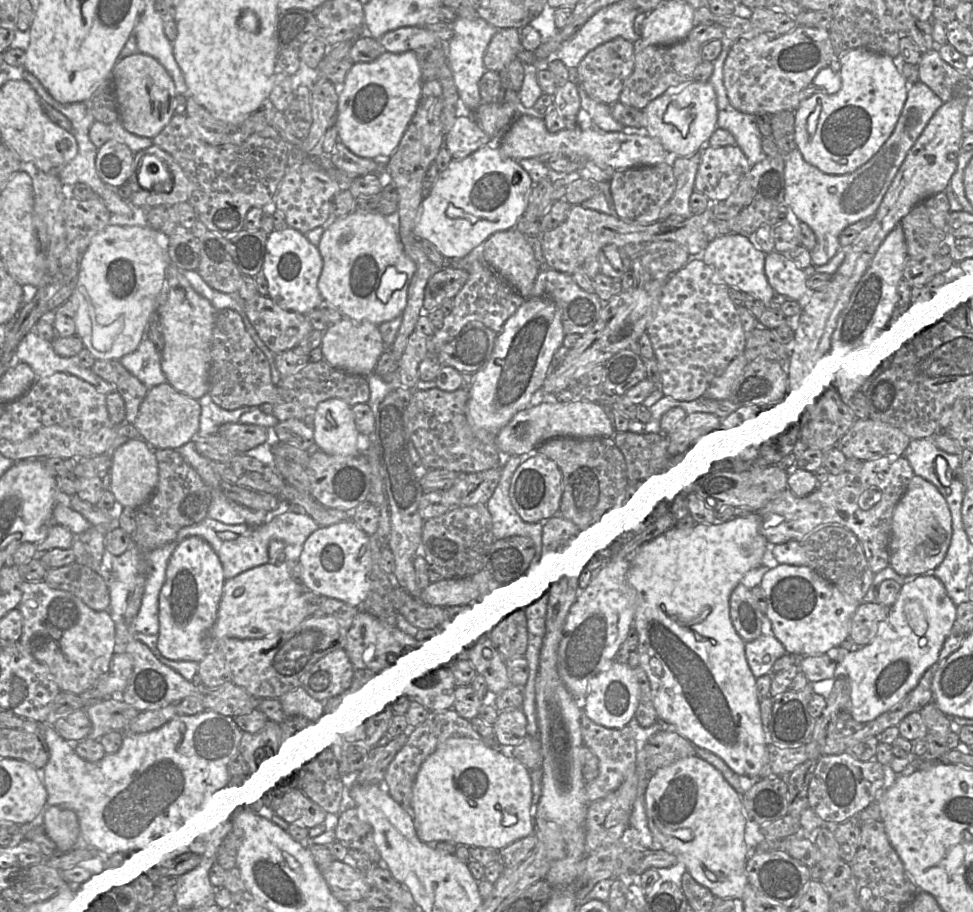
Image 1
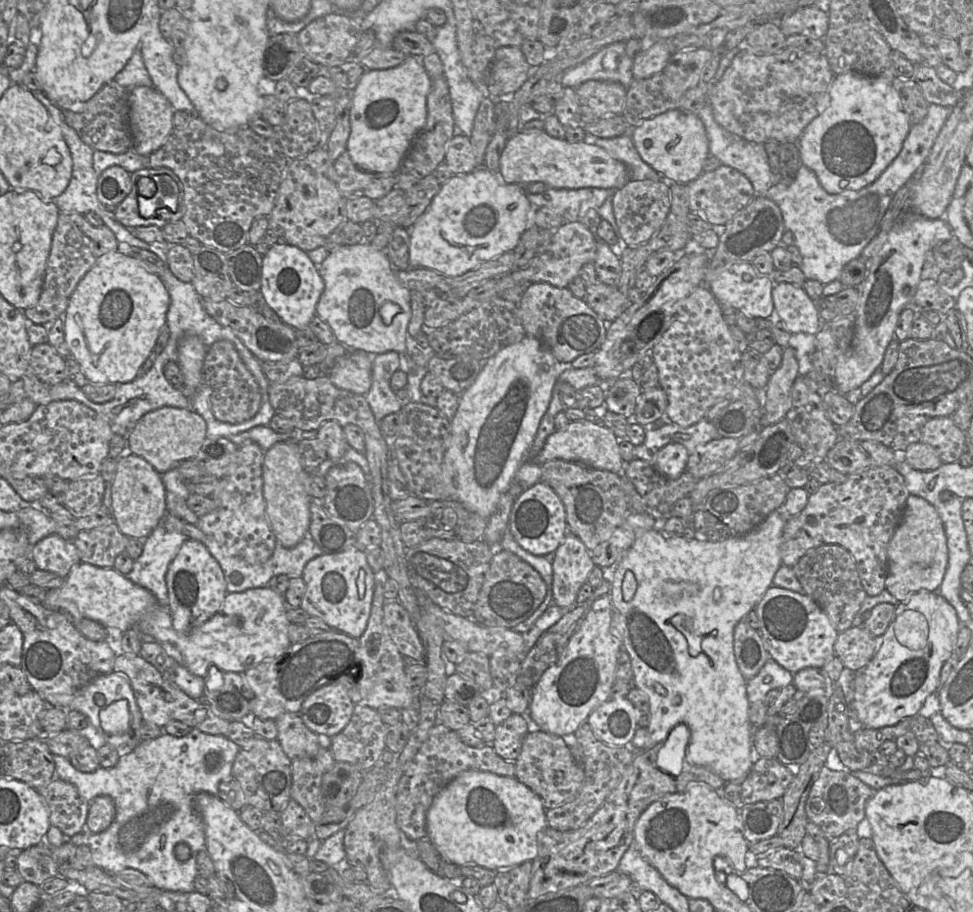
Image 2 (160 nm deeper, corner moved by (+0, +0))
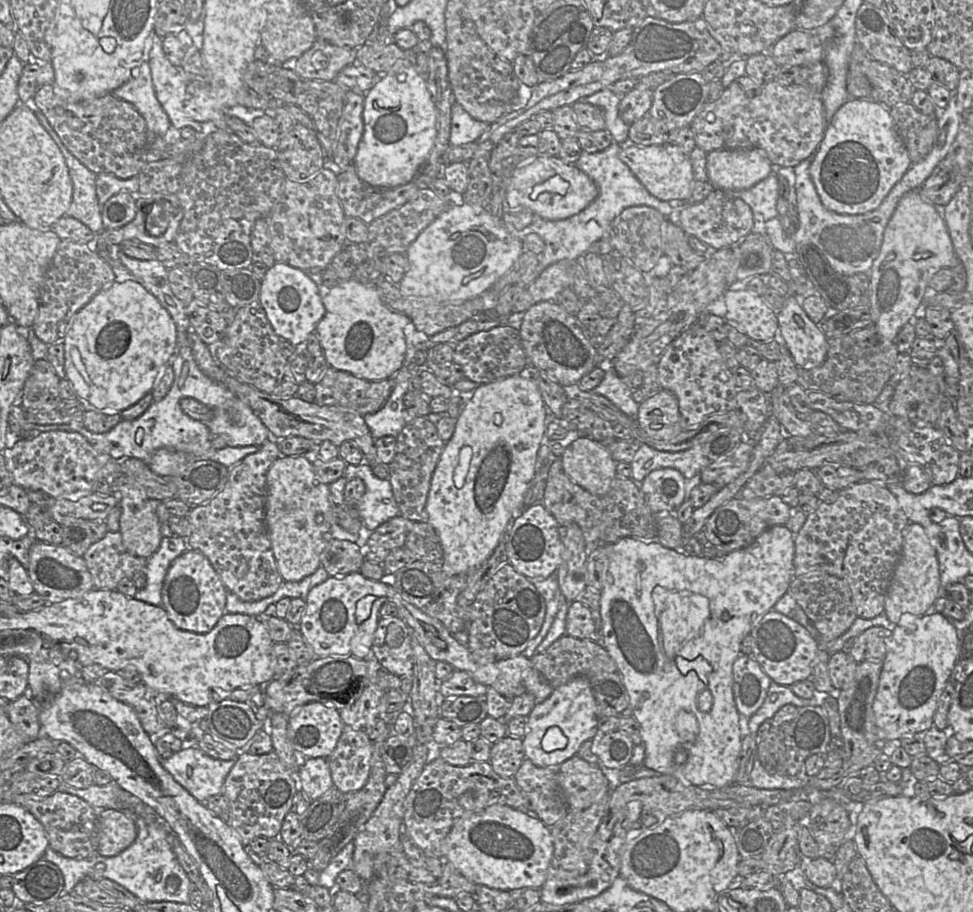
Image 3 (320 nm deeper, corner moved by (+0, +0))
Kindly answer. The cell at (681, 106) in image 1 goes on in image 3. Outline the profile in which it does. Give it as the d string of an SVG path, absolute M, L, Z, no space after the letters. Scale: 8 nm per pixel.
M628 143L622 145L619 158L652 196L670 202L674 209L691 196L695 184L692 164L690 157L679 147L671 144L639 146Z

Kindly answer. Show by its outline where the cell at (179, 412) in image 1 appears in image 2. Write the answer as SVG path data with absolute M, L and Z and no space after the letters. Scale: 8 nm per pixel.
M165 406L146 413L127 436L128 452L144 458L161 475L197 456L206 441L206 422L192 408Z

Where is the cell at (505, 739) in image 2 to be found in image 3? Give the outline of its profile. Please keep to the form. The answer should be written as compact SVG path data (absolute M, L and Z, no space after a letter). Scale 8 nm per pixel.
M505 736L491 746L490 764L495 773L504 778L514 778L525 759L523 740Z

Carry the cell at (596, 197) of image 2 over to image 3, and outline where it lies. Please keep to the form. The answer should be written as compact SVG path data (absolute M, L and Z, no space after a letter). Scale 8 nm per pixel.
M613 142L608 148L596 153L582 150L576 167L584 172L598 188L597 197L581 212L564 220L544 220L534 214L532 222L524 231L520 231L520 239L531 233L540 236L545 244L542 253L538 255L542 271L561 260L577 261L583 265L583 256L589 252L589 247L609 232L610 224L625 208L632 206L648 206L659 211L666 218L673 211L670 202L661 201L652 196L634 176L629 167L619 158L622 145Z

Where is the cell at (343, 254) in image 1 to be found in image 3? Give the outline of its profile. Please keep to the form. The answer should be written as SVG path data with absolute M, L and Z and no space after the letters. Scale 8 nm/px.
M351 278L328 289L319 285L325 314L316 332L328 366L370 381L395 377L403 366L406 353L404 329L409 317L387 307L374 285Z

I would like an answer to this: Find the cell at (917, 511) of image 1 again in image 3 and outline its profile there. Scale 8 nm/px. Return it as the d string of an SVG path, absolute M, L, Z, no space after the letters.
M910 522L904 530L902 553L887 590L884 613L894 624L899 622L904 613L924 615L939 596L940 585L936 551L924 528L918 523Z

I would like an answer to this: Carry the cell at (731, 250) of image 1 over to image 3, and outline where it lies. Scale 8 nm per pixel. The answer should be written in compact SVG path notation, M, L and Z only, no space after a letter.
M728 289L724 294L726 304L726 321L732 323L742 333L756 341L776 339L781 345L784 340L779 331L776 312L764 301L761 295L749 291Z

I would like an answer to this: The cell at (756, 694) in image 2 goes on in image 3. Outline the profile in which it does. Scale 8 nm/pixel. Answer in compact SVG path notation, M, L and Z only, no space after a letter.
M771 681L768 696L759 710L748 719L750 734L756 736L759 727L766 720L772 719L784 705L792 704L798 708L808 705L823 705L824 696L816 693L814 698L803 699L796 696L790 687Z

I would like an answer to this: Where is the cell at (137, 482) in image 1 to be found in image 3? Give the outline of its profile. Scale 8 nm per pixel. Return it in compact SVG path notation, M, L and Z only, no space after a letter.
M122 485L113 495L121 509L119 530L124 546L133 555L148 558L157 550L162 538L161 523L154 505L154 502L161 501L148 499L136 486Z

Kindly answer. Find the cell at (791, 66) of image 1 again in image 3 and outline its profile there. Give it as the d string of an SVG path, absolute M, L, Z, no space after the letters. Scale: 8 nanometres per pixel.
M743 75L726 87L719 99L706 102L690 126L696 146L706 153L757 148L766 153L772 165L794 168L816 152L827 119L821 95L801 85L757 82Z

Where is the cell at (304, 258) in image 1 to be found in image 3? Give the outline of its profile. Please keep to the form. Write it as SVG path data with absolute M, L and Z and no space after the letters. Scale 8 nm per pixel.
M276 262L268 268L261 281L260 302L275 333L294 346L307 341L325 314L319 288L311 276L303 270L281 262Z

